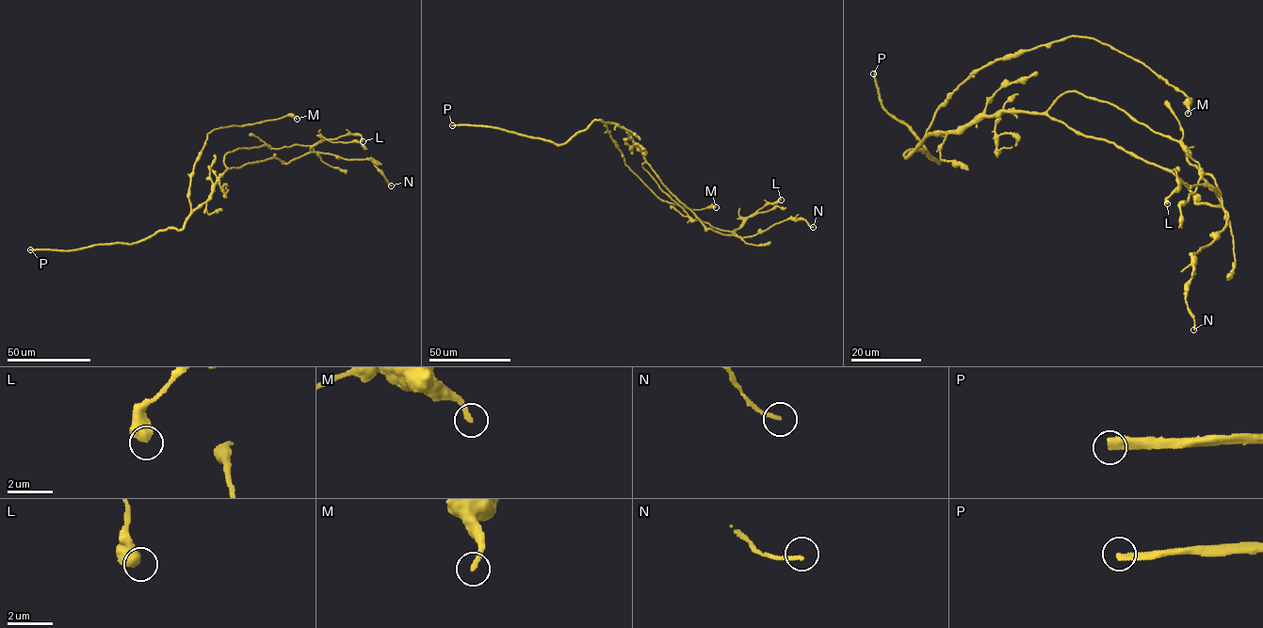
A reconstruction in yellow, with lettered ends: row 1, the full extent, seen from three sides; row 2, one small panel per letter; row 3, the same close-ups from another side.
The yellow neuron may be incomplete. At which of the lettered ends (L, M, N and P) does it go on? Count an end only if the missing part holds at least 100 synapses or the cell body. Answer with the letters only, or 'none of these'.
P

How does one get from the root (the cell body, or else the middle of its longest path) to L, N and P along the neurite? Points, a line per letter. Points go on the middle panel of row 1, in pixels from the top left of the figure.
L: (633, 141), (662, 185), (708, 229), (732, 234), (752, 215), (781, 200)
N: (633, 141), (662, 185), (705, 228), (741, 237), (755, 235), (789, 218), (804, 219), (813, 227)
P: (633, 141), (624, 129), (597, 120), (559, 144), (496, 127), (452, 125)

